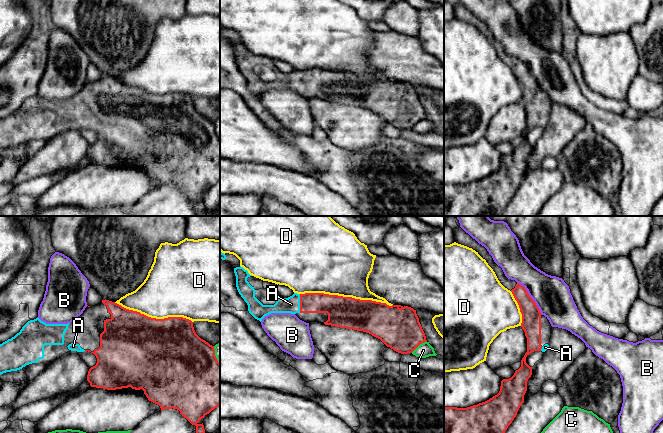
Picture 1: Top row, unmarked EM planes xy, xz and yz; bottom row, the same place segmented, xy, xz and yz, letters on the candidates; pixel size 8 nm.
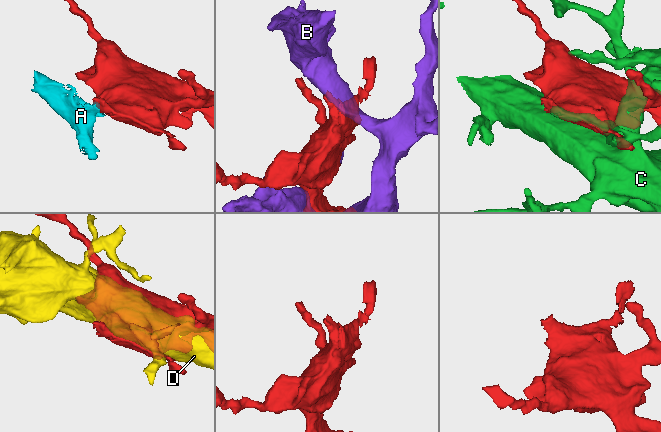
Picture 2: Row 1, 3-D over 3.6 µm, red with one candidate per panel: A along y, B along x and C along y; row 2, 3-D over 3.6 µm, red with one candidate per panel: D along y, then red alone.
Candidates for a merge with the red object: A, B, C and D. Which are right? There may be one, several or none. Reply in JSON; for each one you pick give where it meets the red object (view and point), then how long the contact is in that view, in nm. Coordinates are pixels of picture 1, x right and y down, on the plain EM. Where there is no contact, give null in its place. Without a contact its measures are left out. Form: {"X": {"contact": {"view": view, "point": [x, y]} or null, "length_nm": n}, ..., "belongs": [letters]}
{"A": {"contact": {"view": "xz", "point": [300, 79]}, "length_nm": 150}, "belongs": ["A"]}

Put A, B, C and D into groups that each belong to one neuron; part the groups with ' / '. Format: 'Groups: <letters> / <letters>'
Groups: A / B / C / D

